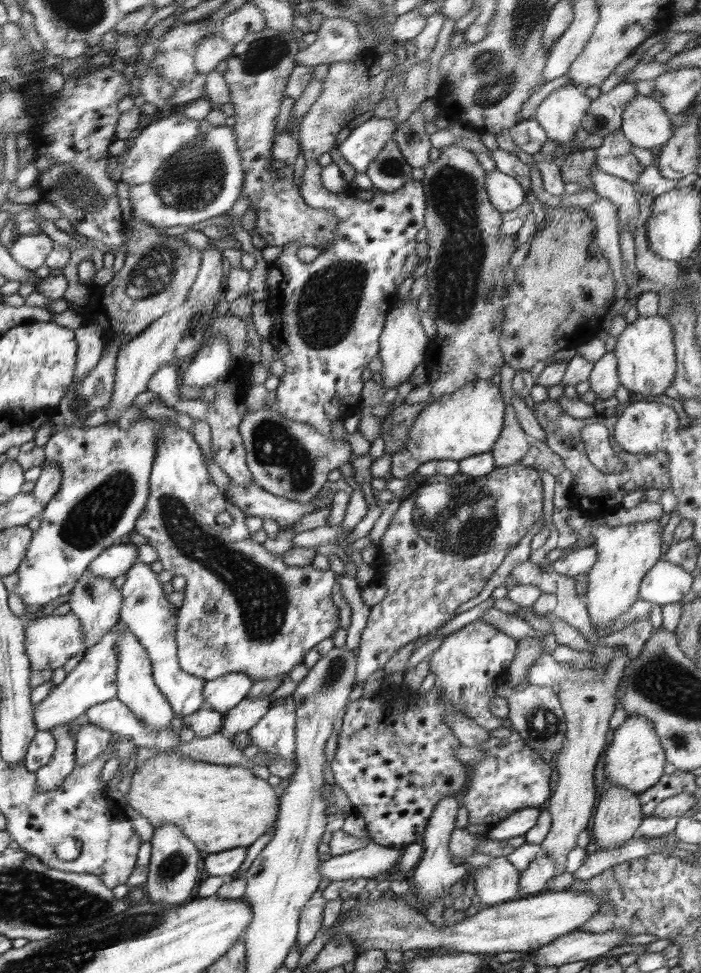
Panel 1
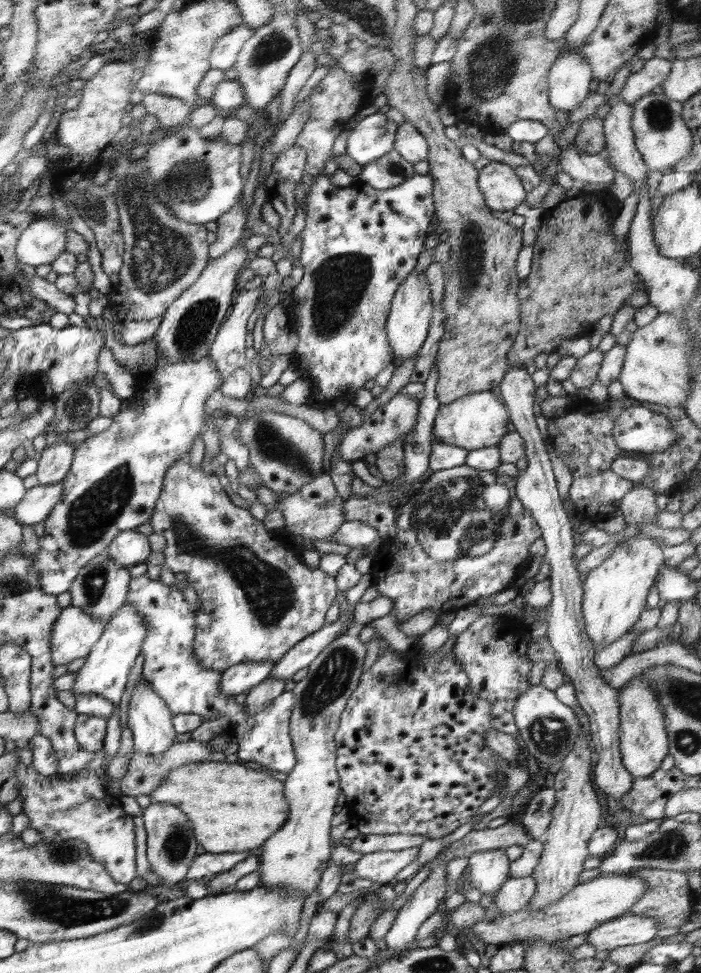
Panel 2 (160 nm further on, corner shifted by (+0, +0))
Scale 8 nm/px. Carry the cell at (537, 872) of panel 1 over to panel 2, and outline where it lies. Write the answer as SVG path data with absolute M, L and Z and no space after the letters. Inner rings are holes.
M533 876L522 878L510 877L493 897L497 908L497 916L506 916L518 912L529 903L531 896L536 893L537 882Z

